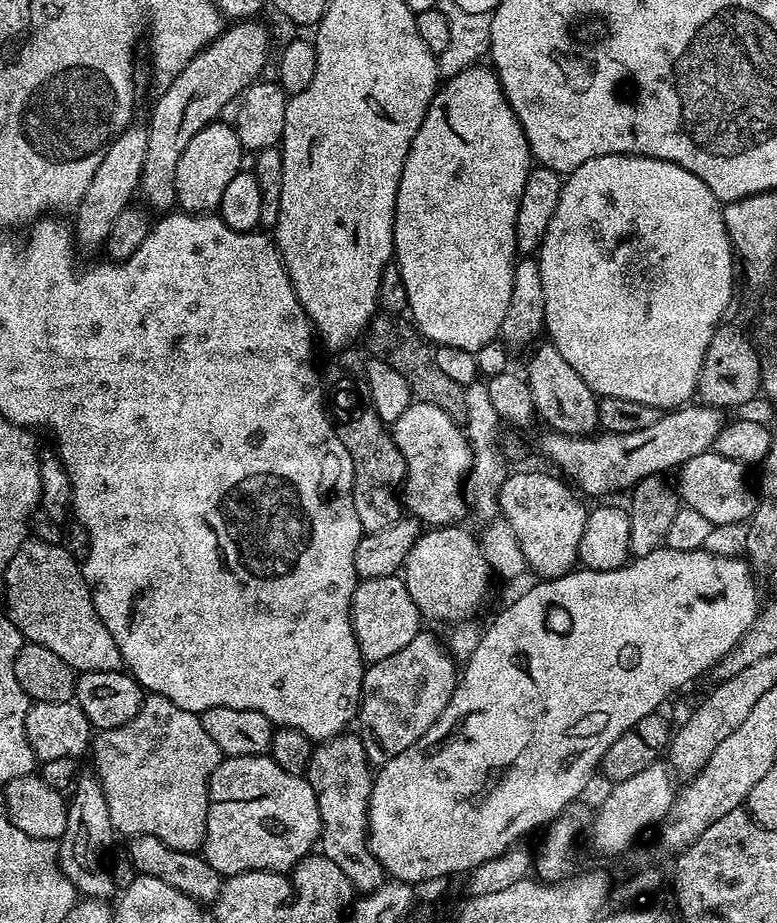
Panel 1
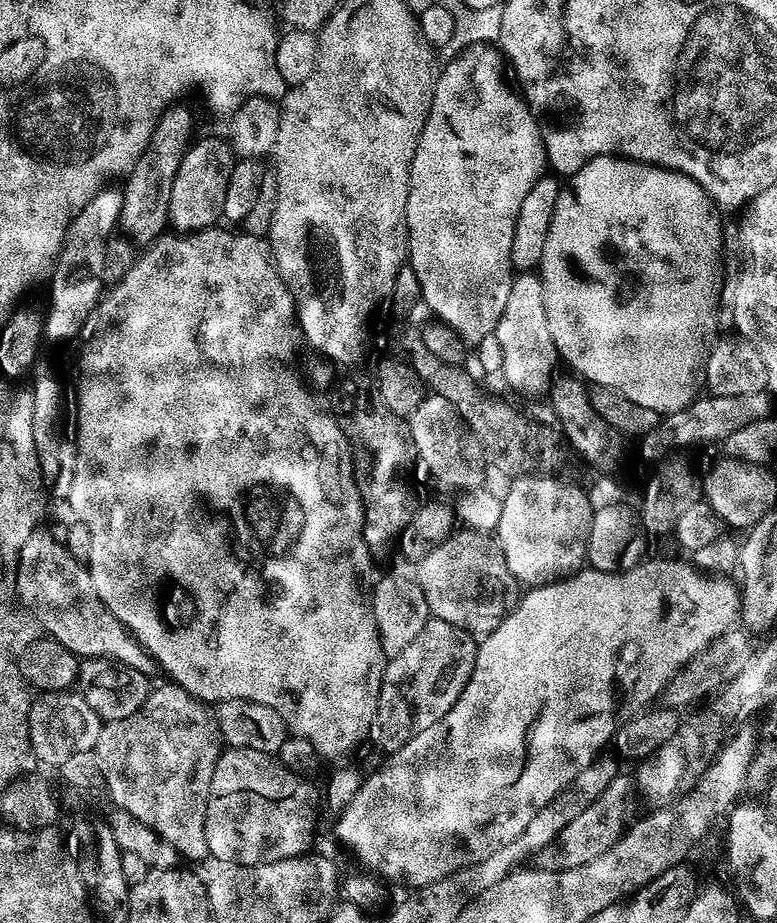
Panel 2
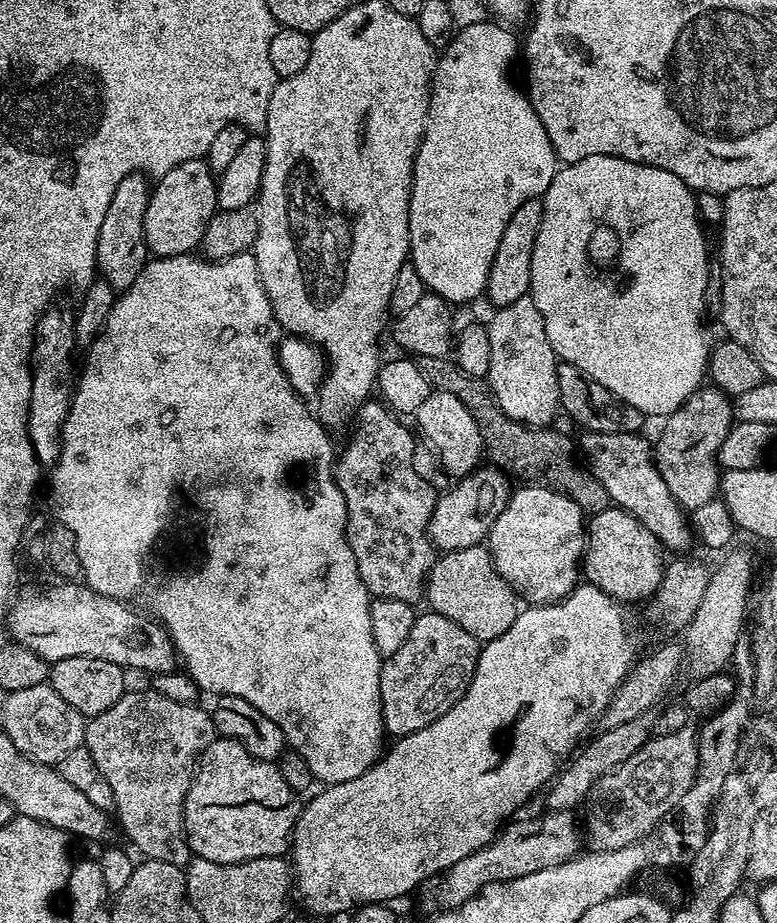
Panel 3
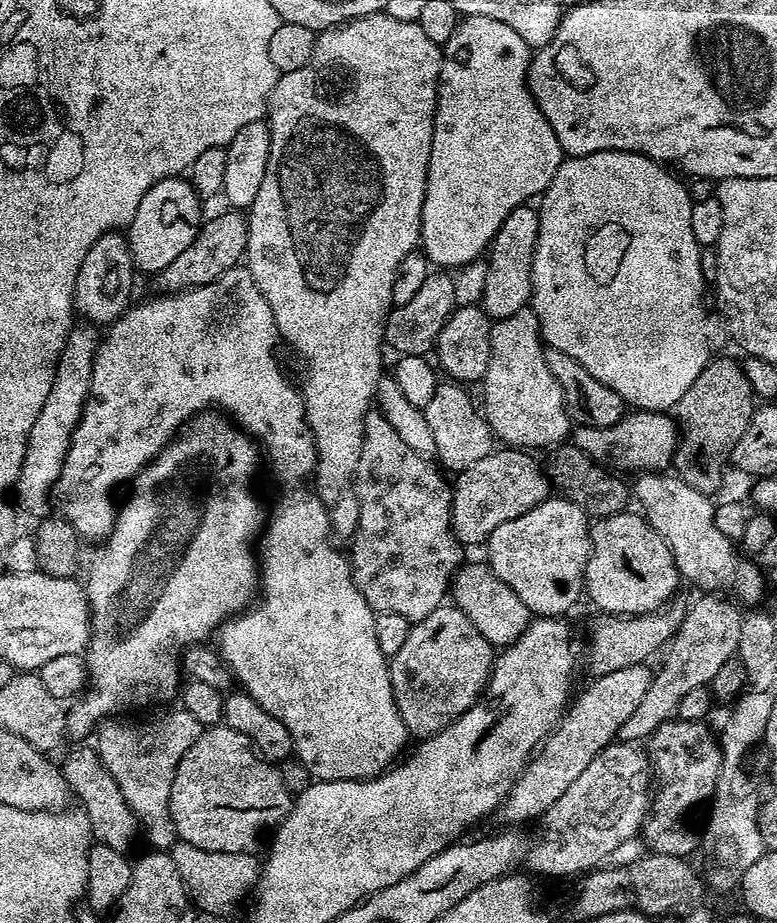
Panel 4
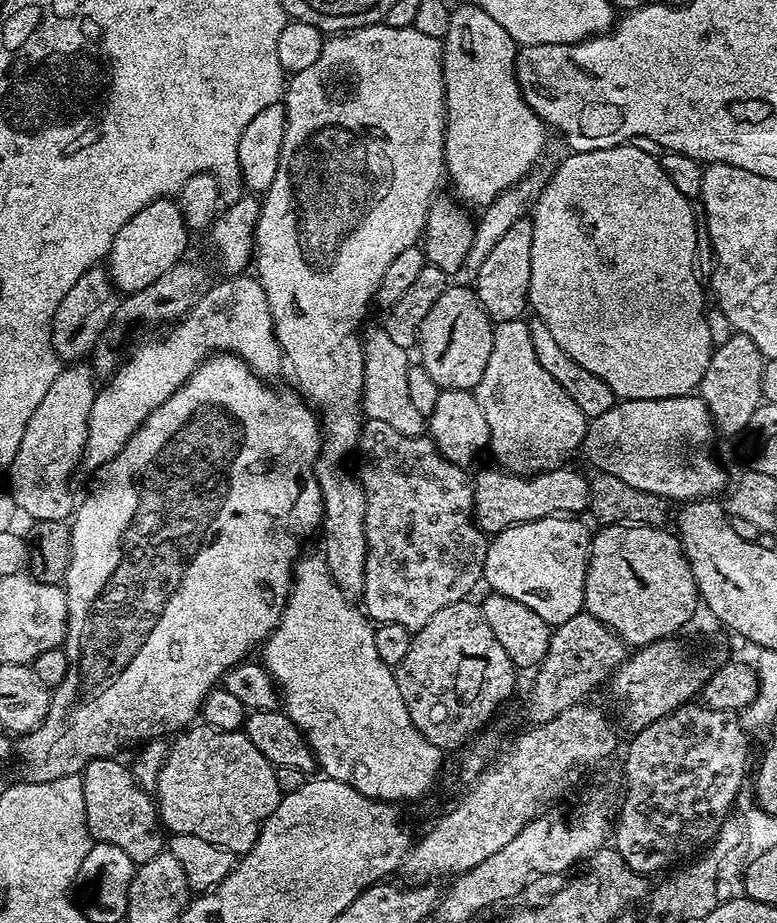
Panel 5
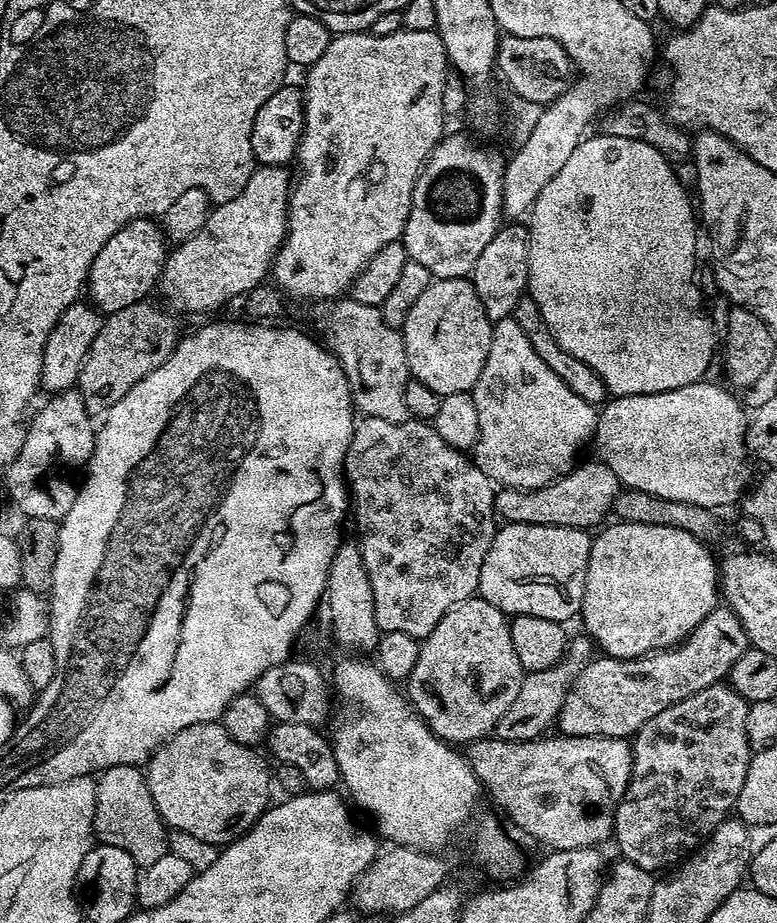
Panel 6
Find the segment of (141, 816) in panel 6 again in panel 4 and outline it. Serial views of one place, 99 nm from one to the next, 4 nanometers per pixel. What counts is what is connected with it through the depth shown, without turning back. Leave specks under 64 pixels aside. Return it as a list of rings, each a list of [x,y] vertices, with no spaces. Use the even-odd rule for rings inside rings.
[[[95,747],[70,749],[65,754],[64,761],[59,761],[58,767],[68,784],[69,793],[75,799],[76,796],[80,799],[79,807],[90,822],[93,841],[127,853],[136,836],[138,840],[136,815],[134,810],[130,810],[130,806],[126,806],[126,798],[122,798],[122,790],[118,790],[118,782],[114,782],[114,778],[110,778],[110,774],[104,769],[100,757],[96,755]]]

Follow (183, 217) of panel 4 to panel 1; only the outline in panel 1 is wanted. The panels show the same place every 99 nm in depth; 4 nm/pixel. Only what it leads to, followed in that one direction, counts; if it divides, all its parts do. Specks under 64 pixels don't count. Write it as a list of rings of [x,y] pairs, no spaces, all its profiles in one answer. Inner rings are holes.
[[[213,122],[206,125],[186,146],[182,159],[178,161],[176,171],[176,203],[189,214],[212,214],[222,202],[222,194],[234,174],[242,171],[240,164],[246,157],[246,149],[240,145],[240,139],[231,123]]]

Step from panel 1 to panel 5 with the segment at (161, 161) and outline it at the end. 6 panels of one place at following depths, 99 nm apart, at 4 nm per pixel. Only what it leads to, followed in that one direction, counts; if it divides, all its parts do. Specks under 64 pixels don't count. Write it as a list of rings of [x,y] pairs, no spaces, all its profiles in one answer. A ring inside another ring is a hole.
[[[97,266],[86,270],[62,302],[58,302],[58,310],[54,310],[52,319],[52,345],[56,356],[61,362],[80,362],[91,353],[92,349],[105,335],[104,332],[116,318],[118,307],[118,289],[112,283],[112,277],[108,275],[108,269],[104,266]]]

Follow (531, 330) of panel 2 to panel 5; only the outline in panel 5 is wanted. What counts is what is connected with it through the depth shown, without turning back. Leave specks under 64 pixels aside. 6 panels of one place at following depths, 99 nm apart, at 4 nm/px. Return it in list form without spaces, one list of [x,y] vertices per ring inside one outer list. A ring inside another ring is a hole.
[[[507,320],[496,324],[493,330],[493,349],[486,363],[485,373],[474,389],[478,406],[482,406],[482,414],[486,414],[486,426],[490,426],[488,448],[496,455],[495,463],[499,467],[521,474],[547,472],[550,468],[559,468],[572,451],[579,449],[587,434],[589,417],[578,410],[574,398],[546,374],[546,369],[538,363],[534,354],[534,342],[530,342],[528,320]]]

